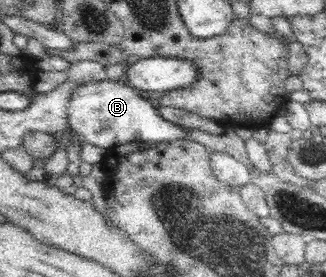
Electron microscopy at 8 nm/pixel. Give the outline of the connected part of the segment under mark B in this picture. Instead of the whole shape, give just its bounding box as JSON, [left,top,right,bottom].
[62,79,189,150]

